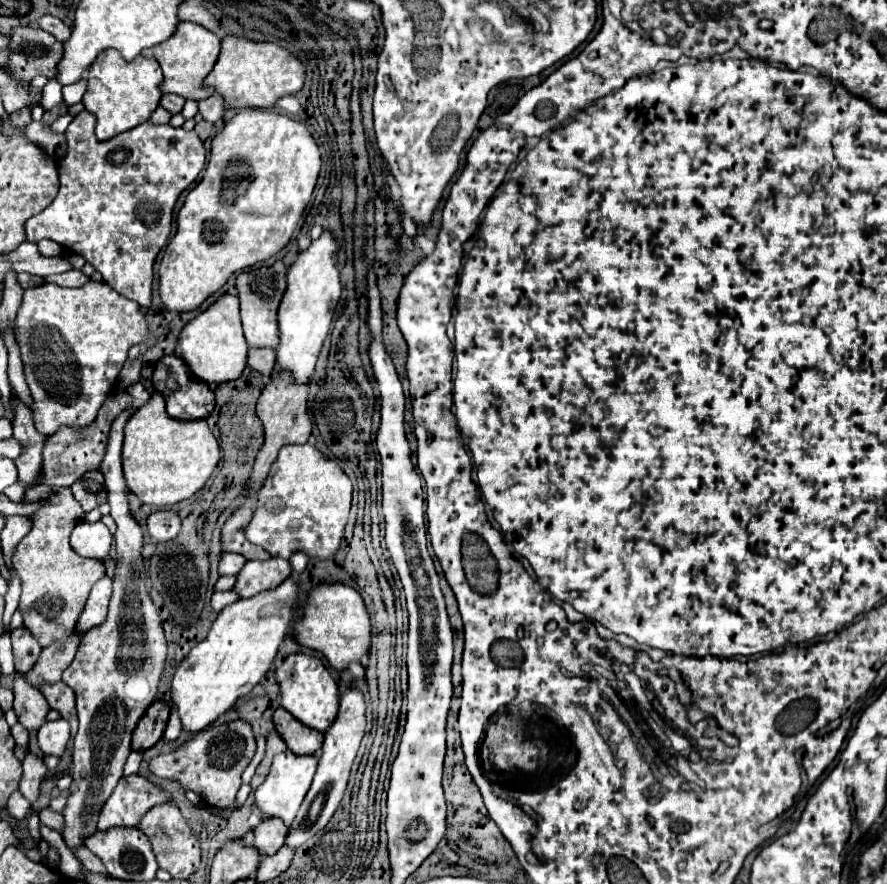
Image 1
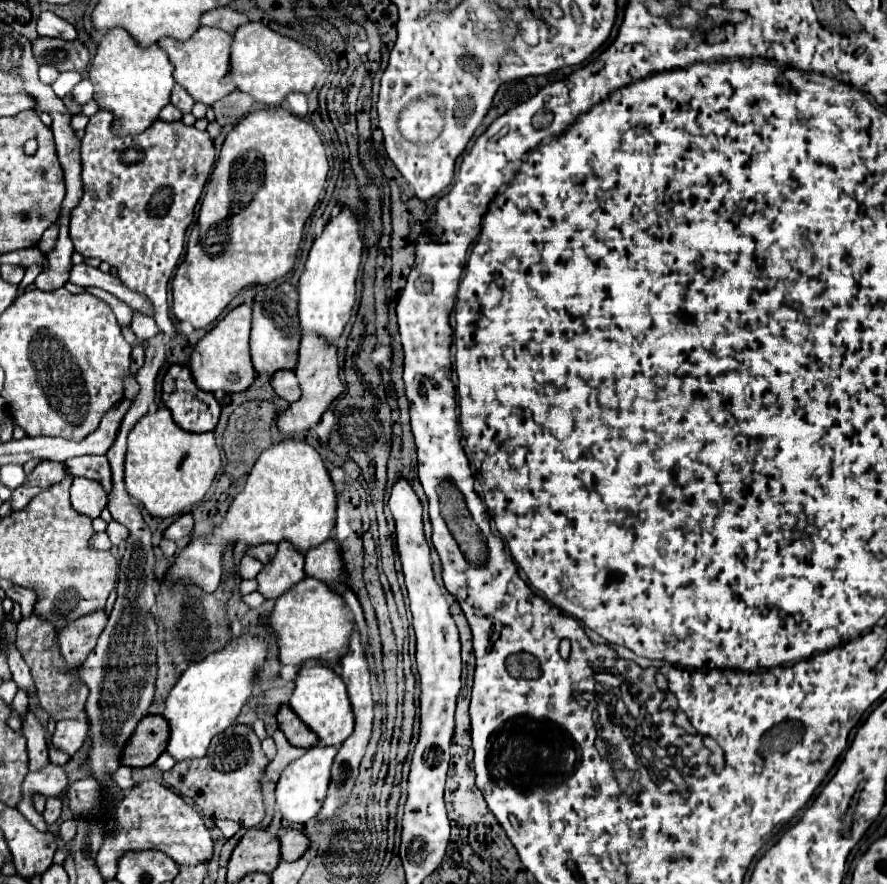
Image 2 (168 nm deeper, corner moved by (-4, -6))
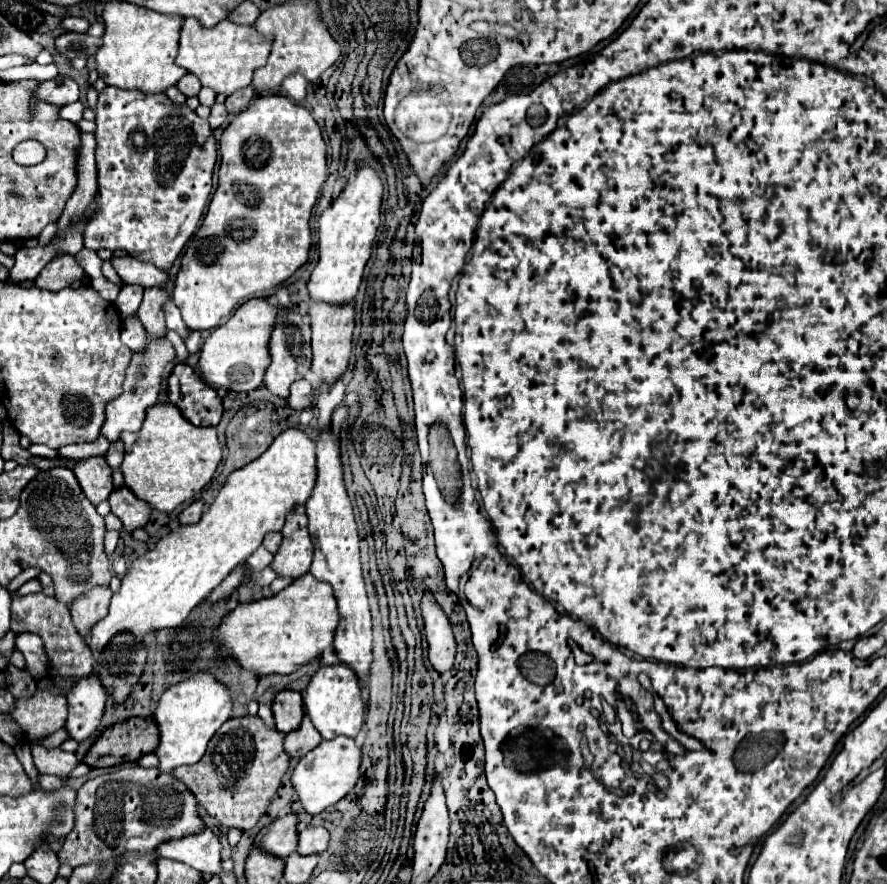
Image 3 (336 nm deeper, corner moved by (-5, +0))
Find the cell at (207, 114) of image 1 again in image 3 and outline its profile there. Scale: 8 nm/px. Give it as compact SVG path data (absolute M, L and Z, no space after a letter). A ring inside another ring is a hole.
M249 86L249 88L245 88L245 90L237 90L237 92L233 92L233 94L227 96L227 100L225 100L225 108L227 108L227 112L233 116L233 114L245 110L245 108L251 104L253 96L255 96L255 88L253 88L253 86Z

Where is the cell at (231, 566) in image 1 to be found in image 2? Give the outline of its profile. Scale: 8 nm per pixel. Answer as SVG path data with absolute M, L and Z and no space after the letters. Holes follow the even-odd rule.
M246 554L246 556L242 558L242 562L240 562L240 574L242 574L242 578L256 578L258 572L262 570L262 566L264 566L264 564L262 564L258 558Z

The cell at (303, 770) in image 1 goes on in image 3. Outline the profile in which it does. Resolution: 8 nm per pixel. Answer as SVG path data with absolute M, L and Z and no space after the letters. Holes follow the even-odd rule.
M337 736L333 740L323 740L317 748L309 750L291 772L293 790L307 814L319 814L325 808L341 800L359 780L359 760L361 748L353 738Z

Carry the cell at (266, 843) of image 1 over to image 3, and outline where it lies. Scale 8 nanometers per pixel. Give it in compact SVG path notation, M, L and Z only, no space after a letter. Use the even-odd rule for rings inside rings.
M301 826L299 830L299 854L319 854L329 846L329 832L323 826Z

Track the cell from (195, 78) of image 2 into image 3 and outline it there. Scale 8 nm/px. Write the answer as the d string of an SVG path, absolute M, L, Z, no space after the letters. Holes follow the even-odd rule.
M185 18L181 24L179 54L175 60L187 72L201 80L201 86L215 90L217 94L233 94L239 88L251 84L253 70L265 66L267 62L267 38L261 36L253 26L239 26L229 20L213 28L203 28L197 20Z

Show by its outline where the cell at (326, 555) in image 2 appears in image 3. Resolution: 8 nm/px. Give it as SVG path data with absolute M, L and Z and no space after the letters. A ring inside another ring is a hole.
M333 432L319 434L317 438L317 484L311 498L305 504L309 516L309 534L315 546L315 556L311 564L311 574L333 586L339 604L339 626L335 632L335 654L343 664L353 668L359 678L363 696L367 700L369 670L371 670L371 614L365 592L365 582L361 574L359 560L359 536L353 518L353 508L343 486L341 458L335 444Z

